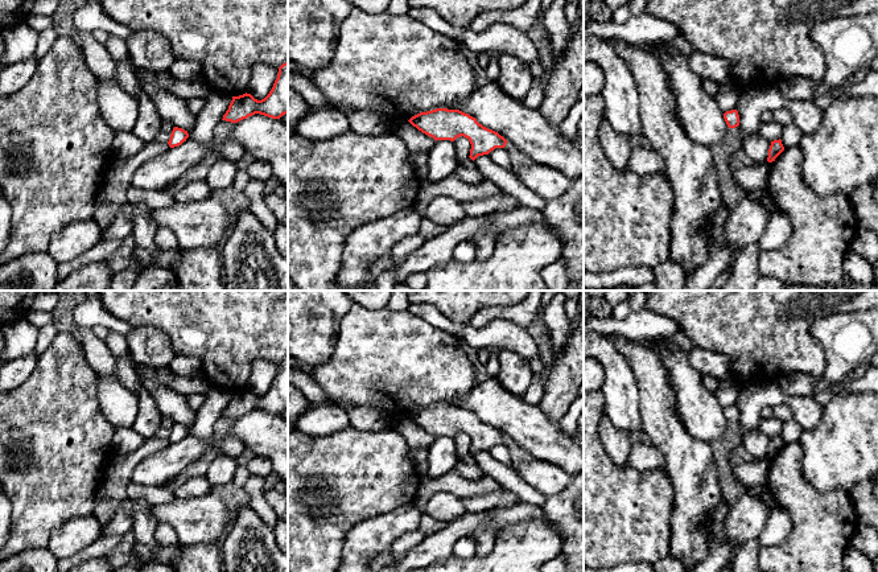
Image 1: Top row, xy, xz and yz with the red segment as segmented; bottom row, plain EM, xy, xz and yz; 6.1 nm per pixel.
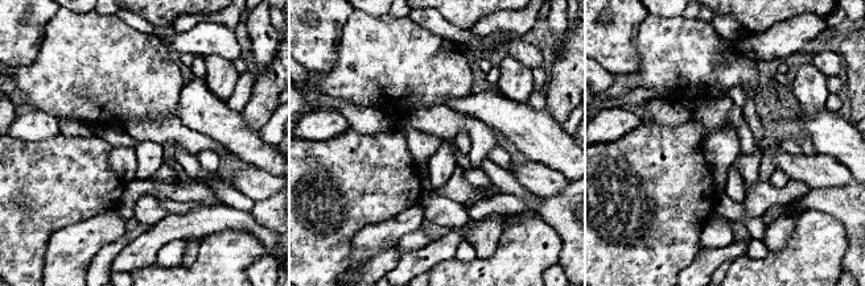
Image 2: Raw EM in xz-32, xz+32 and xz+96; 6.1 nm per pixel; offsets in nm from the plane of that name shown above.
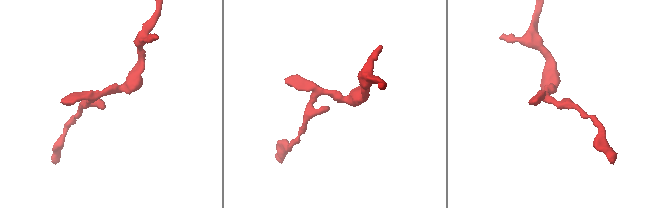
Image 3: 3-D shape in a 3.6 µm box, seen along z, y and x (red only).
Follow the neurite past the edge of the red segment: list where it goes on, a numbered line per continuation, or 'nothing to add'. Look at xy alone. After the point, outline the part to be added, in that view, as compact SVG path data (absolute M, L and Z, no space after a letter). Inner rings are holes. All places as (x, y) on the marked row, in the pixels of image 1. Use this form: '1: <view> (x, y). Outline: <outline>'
nothing to add

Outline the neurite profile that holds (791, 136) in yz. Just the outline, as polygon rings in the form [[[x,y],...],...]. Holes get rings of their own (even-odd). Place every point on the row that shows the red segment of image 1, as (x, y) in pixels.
[[[794,123],[783,128],[780,140],[784,148],[799,145],[800,139],[801,132]]]

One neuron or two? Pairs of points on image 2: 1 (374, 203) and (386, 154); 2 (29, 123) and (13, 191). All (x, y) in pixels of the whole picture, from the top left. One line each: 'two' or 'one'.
1: one
2: two

